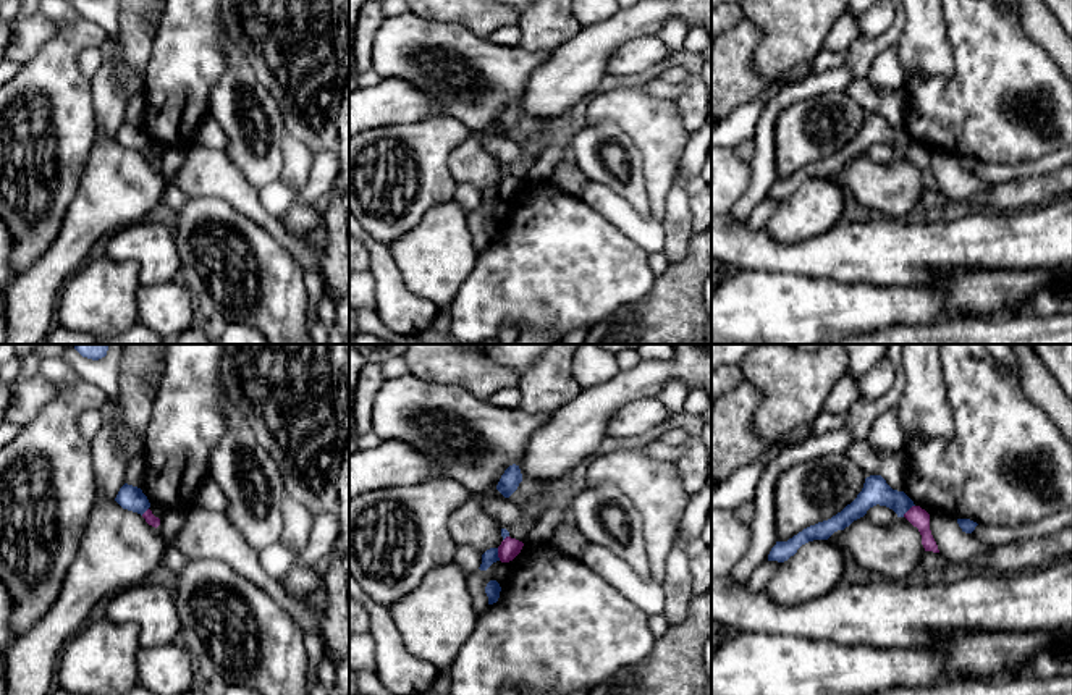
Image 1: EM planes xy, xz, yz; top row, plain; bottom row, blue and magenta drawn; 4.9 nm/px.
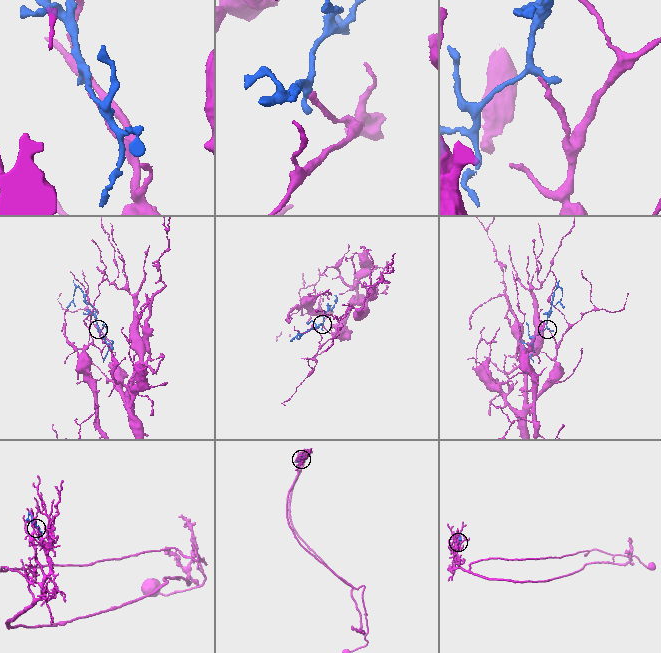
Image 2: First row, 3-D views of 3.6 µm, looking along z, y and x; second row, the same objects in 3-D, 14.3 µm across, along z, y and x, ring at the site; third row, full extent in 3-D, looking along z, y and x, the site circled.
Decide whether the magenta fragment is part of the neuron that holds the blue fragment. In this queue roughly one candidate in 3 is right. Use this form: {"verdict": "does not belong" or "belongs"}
{"verdict": "does not belong"}

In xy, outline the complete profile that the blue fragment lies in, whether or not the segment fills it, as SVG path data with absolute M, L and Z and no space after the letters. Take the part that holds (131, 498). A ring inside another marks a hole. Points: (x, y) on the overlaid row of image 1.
M125 483L120 488L115 501L123 509L137 512L141 516L150 508L150 503L149 503L147 496L142 493L142 490L137 486L128 485L128 483Z

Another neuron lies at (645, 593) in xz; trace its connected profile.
M589 541L584 546L580 561L603 575L627 600L640 608L647 617L663 614L663 585L653 579L640 577L624 559L621 559L611 550Z

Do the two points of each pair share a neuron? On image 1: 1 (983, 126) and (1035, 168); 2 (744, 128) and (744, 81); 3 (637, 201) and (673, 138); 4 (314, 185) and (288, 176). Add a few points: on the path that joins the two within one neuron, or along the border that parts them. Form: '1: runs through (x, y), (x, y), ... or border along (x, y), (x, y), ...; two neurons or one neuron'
1: border along (1055, 151), (1027, 162), (990, 162); two neurons
2: border along (776, 84), (741, 104), (728, 117); two neurons
3: border along (639, 151), (644, 188), (652, 215); two neurons
4: border along (316, 152), (309, 178), (299, 191); two neurons

